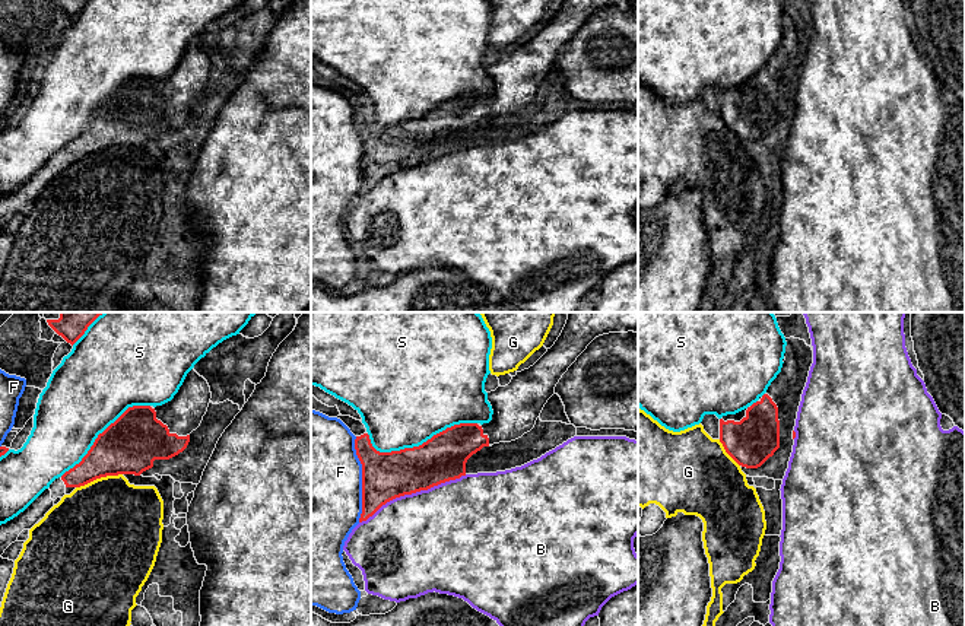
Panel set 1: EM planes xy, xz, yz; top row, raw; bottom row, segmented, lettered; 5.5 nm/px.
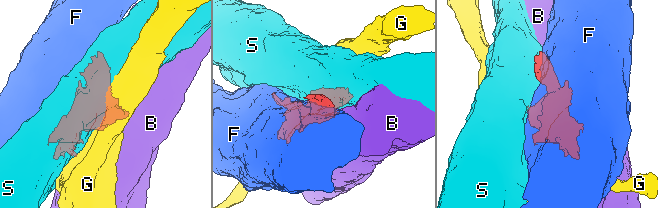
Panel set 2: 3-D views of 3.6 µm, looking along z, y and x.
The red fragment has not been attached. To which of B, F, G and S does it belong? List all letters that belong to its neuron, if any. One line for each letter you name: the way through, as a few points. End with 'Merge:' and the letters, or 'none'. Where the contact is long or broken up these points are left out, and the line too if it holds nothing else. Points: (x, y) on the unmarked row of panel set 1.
Merge: none

